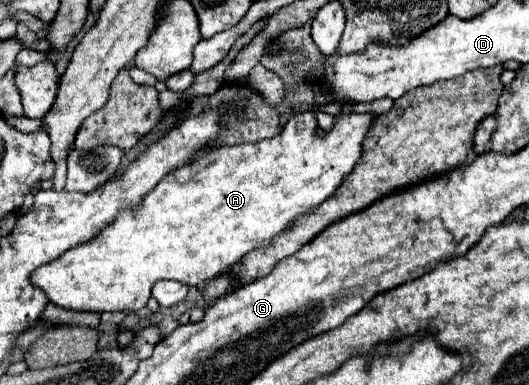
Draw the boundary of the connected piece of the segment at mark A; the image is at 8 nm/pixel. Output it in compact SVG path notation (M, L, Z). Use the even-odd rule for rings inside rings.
M313 112L293 114L281 136L261 140L255 144L217 146L203 152L195 162L189 162L169 176L165 176L143 206L135 212L121 212L117 220L105 228L97 238L67 250L57 260L43 264L31 274L31 282L39 286L47 298L67 310L81 312L137 312L145 308L151 298L151 286L157 280L177 280L187 286L203 286L205 282L227 274L245 254L263 248L287 232L295 218L315 210L345 182L363 154L363 140L375 122L375 114L341 112L329 134L319 134L319 124Z

